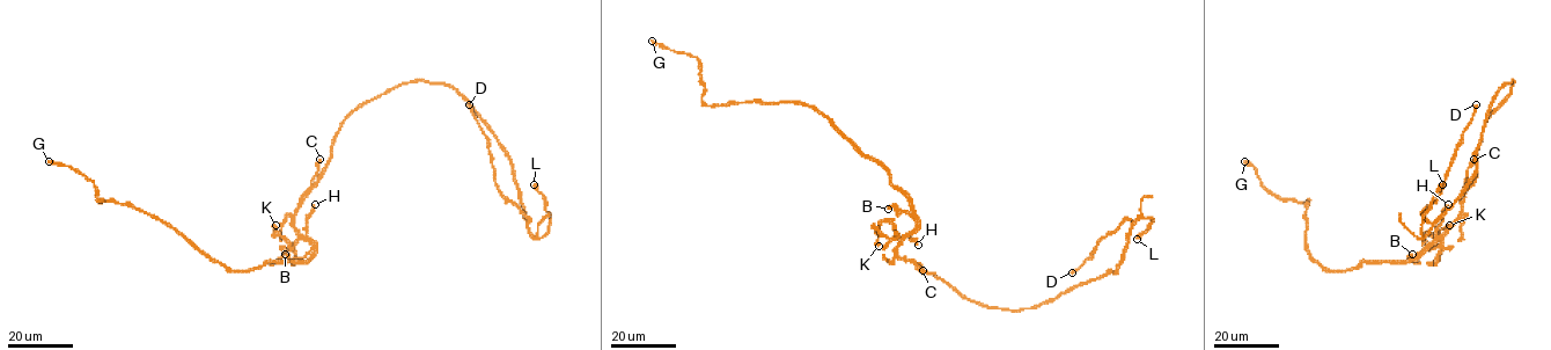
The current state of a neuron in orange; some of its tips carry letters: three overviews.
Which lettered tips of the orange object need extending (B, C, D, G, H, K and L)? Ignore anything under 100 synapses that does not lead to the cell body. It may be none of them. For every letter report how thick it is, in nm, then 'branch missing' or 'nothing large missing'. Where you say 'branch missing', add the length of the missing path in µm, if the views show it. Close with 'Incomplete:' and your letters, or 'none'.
B: calibre 500 nm; nothing large missing
C: calibre 400 nm; nothing large missing
D: calibre 550 nm; nothing large missing
G: calibre 360 nm; nothing large missing
H: calibre 320 nm; nothing large missing
K: calibre 600 nm; nothing large missing
L: calibre 480 nm; nothing large missing
Incomplete: none

